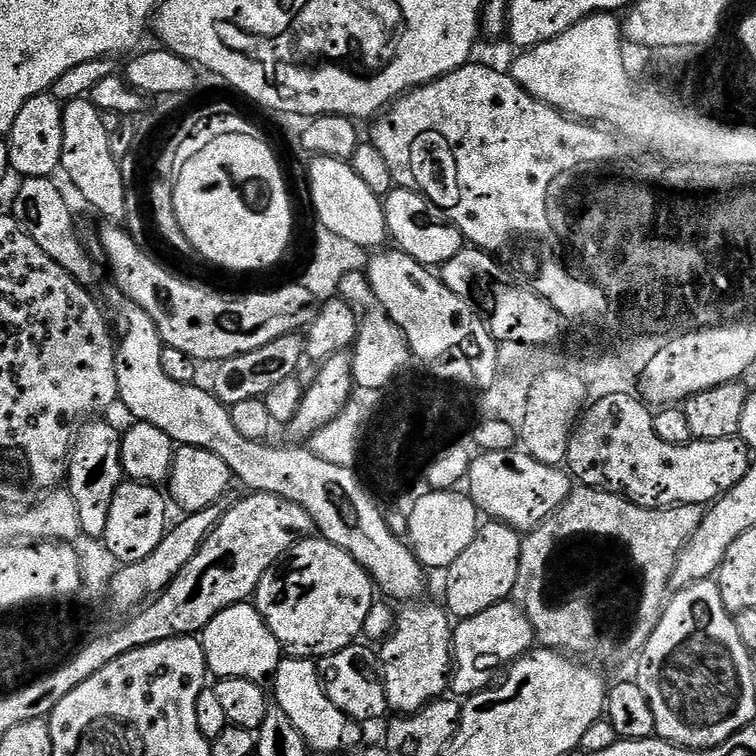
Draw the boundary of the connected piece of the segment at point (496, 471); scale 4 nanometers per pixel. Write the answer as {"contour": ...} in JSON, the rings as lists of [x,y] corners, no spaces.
{"contour":[[[524,450],[481,451],[472,461],[466,477],[467,491],[479,511],[493,521],[508,524],[521,534],[536,528],[572,493],[574,480],[563,467],[544,465]]]}

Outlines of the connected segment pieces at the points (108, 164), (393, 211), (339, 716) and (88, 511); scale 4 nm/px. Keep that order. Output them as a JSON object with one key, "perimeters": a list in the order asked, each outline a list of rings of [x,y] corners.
{"perimeters":[[[[91,99],[70,100],[64,104],[62,114],[62,158],[60,168],[68,175],[76,192],[96,212],[108,216],[109,221],[120,222],[125,219],[127,196],[130,188],[120,169],[121,161],[116,160],[110,150],[109,132],[103,126],[105,113],[92,105]]],[[[393,187],[392,191],[383,197],[382,203],[388,235],[394,244],[396,240],[395,247],[419,264],[442,266],[465,247],[464,236],[456,229],[448,213],[431,204],[422,193]]],[[[312,658],[304,659],[308,660],[281,659],[276,675],[270,681],[275,707],[286,710],[290,722],[294,722],[298,734],[302,734],[302,738],[308,743],[313,753],[340,752],[343,748],[355,750],[361,747],[361,725],[351,720],[346,714],[342,714],[342,710],[338,710],[338,706],[334,706],[330,698],[326,698],[326,690],[320,681],[317,661]]],[[[92,418],[80,425],[80,430],[77,432],[72,446],[72,454],[67,459],[66,490],[74,498],[74,506],[78,506],[78,522],[81,533],[85,537],[87,535],[96,536],[96,538],[103,537],[106,530],[106,518],[110,518],[110,502],[114,502],[114,494],[126,476],[120,449],[121,429],[116,429],[110,421],[104,419],[108,418]]]]}

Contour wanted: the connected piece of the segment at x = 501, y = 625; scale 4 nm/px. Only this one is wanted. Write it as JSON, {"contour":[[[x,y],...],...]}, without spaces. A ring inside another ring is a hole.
{"contour":[[[515,602],[495,604],[482,614],[474,614],[468,620],[459,621],[452,633],[454,667],[450,677],[451,691],[457,697],[467,698],[489,687],[488,672],[495,668],[503,669],[525,655],[533,647],[532,632],[533,621],[523,607]]]}

